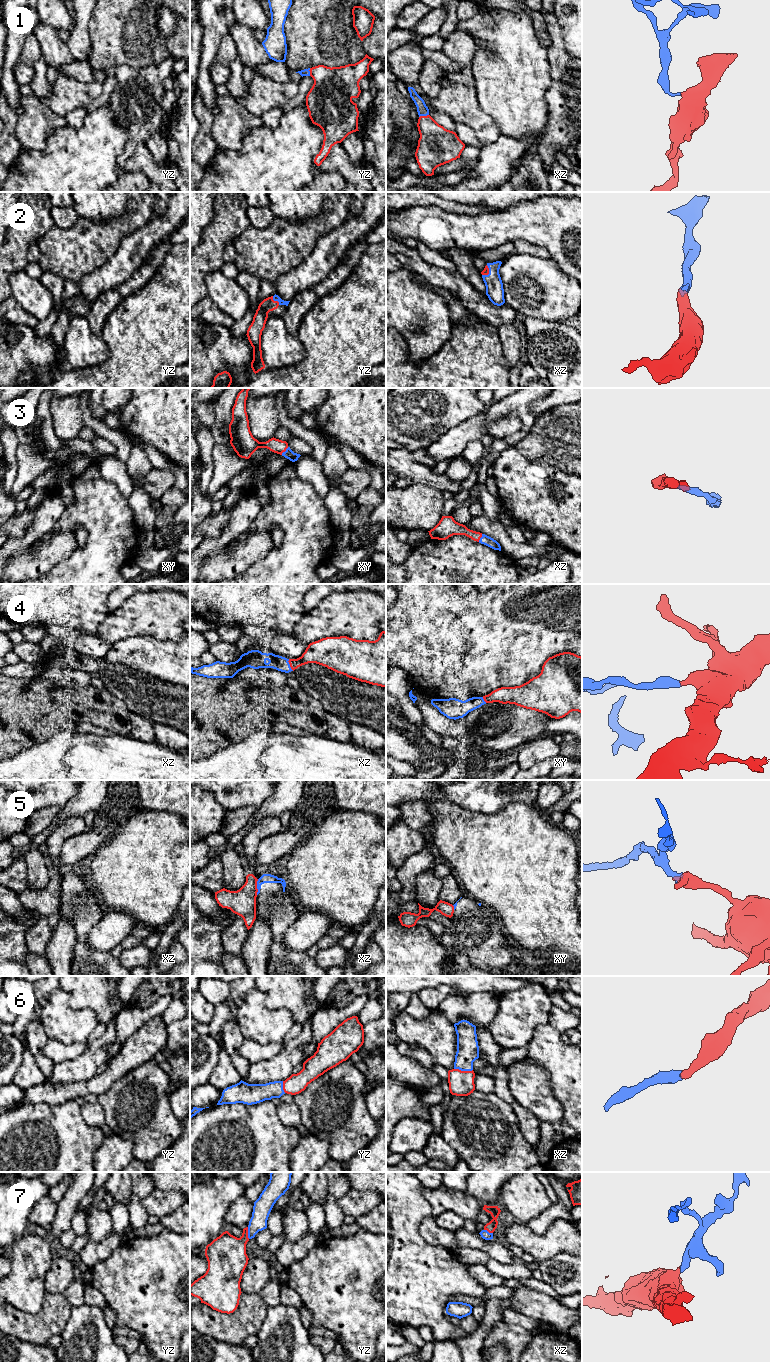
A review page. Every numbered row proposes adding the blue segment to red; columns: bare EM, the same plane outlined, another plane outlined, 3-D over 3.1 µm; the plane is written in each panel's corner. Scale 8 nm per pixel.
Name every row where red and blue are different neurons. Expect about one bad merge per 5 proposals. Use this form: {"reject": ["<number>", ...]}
{"reject": ["5"]}

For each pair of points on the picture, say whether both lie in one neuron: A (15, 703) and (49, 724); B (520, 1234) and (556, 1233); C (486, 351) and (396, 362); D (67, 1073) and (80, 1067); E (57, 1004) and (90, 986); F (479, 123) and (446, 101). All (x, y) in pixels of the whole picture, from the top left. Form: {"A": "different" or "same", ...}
{"A": "same", "B": "same", "C": "same", "D": "same", "E": "different", "F": "same"}

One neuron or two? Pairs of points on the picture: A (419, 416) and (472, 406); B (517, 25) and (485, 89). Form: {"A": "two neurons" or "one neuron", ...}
{"A": "one neuron", "B": "one neuron"}

